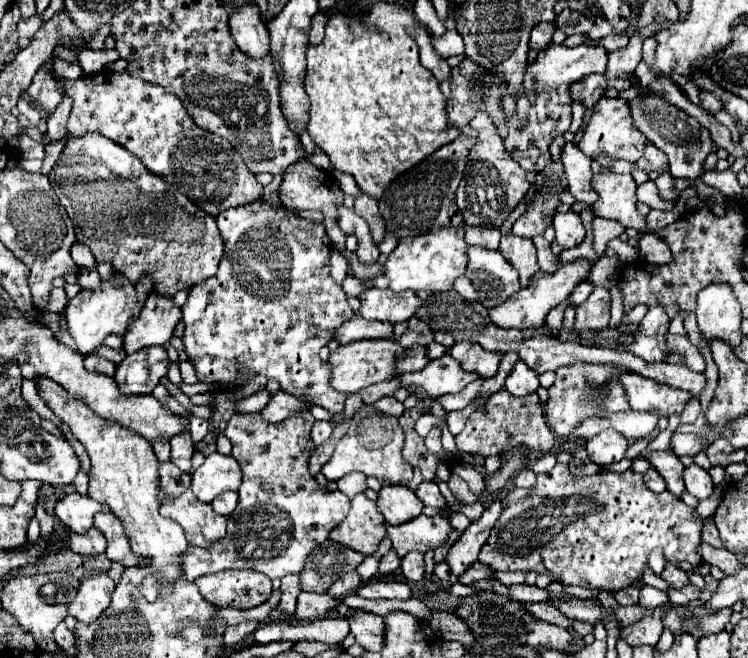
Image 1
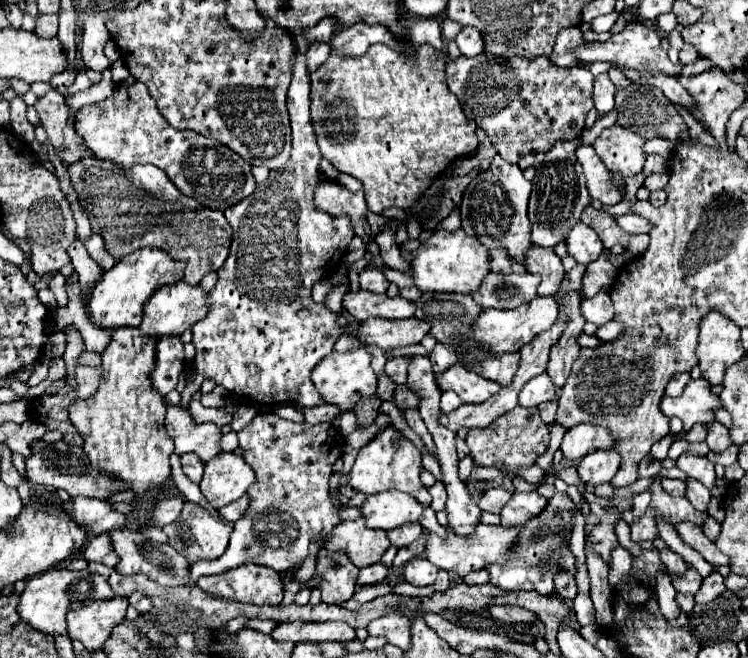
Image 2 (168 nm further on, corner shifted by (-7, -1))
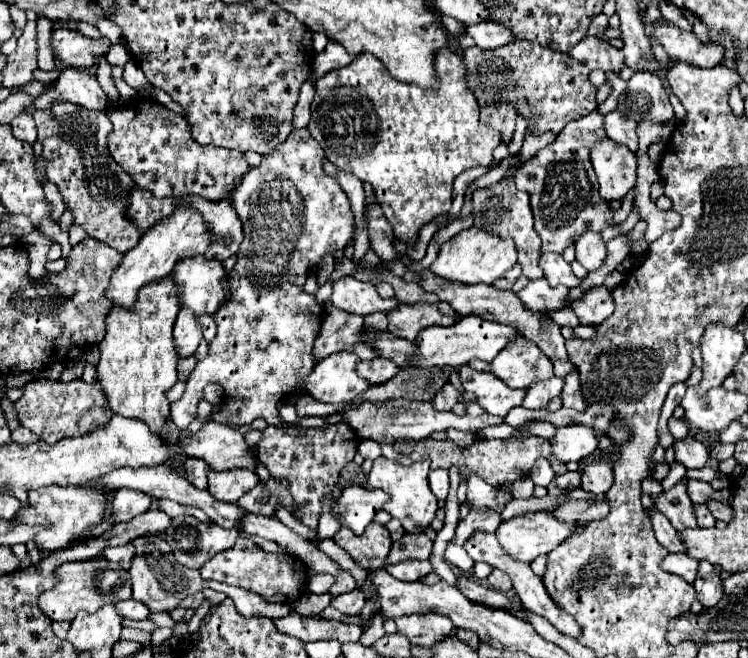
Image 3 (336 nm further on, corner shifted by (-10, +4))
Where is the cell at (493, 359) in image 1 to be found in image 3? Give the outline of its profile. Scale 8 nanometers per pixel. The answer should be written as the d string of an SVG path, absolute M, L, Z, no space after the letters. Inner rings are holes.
M523 336L515 338L507 350L501 350L493 362L469 362L479 372L491 372L501 378L509 388L529 388L537 380L553 376L551 360L539 350L539 346Z

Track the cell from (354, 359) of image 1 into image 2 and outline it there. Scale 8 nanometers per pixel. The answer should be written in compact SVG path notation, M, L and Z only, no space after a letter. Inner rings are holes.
M358 347L346 353L332 351L312 371L312 383L320 391L320 395L326 399L326 403L338 405L342 411L352 411L352 407L360 399L376 393L376 373L372 371L370 361L372 361L372 355L366 351L366 347Z

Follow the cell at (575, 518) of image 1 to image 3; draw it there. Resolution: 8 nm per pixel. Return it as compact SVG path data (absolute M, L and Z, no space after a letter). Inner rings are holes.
M493 570L489 576L487 576L487 582L493 590L499 590L499 592L509 592L511 590L511 578L507 578L507 574L503 574L501 570Z

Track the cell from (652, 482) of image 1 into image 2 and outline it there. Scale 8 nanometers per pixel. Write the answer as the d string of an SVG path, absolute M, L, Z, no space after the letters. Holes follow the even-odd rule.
M664 477L660 483L662 483L664 491L668 491L668 495L674 495L674 497L676 497L676 495L684 495L684 481Z

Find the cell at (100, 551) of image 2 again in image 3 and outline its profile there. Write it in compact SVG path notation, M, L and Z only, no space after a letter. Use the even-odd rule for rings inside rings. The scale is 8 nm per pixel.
M129 542L129 544L123 544L123 546L105 548L105 550L103 550L103 556L105 556L107 560L111 560L111 562L121 564L121 568L129 570L129 566L131 566L131 558L135 556L135 548L133 548L133 544Z

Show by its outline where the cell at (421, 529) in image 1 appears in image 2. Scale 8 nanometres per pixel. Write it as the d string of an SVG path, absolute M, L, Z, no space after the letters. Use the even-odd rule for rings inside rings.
M476 525L476 531L472 535L452 535L452 529L446 529L444 535L436 535L432 531L426 531L426 547L424 557L434 563L440 569L446 569L458 577L464 577L472 571L484 569L488 563L500 563L504 561L504 555L508 555L510 547L514 545L516 535L520 533L520 527L490 527L490 525Z

